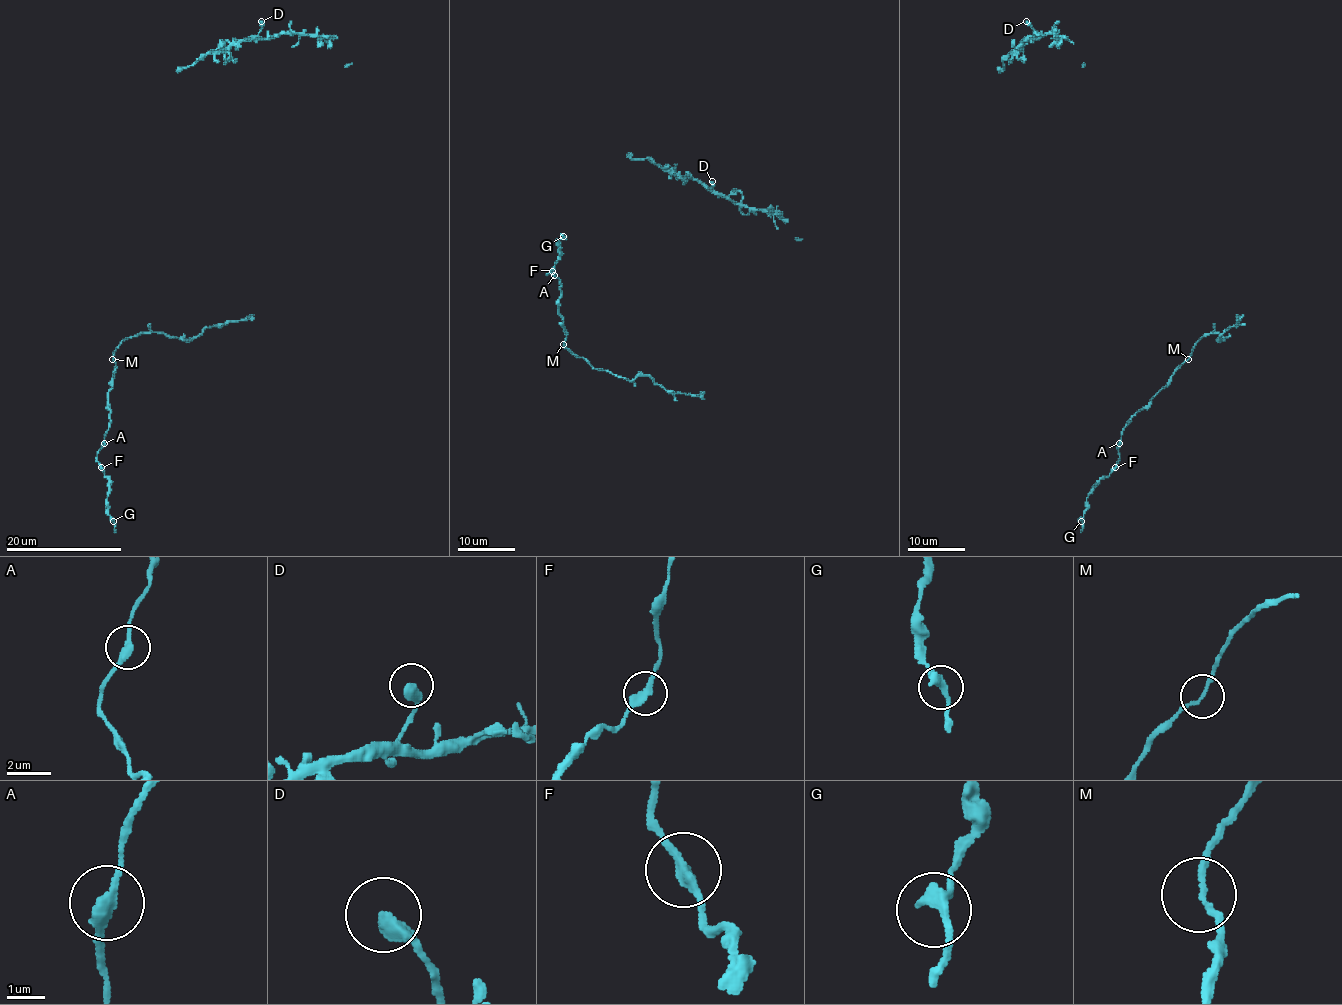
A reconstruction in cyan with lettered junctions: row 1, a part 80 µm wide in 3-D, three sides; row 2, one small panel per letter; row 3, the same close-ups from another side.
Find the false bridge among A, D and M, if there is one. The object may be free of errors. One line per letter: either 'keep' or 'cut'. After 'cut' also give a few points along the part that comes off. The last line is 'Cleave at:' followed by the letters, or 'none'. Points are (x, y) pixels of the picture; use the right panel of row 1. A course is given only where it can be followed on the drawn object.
A: keep
D: keep
M: keep
Cleave at: none

